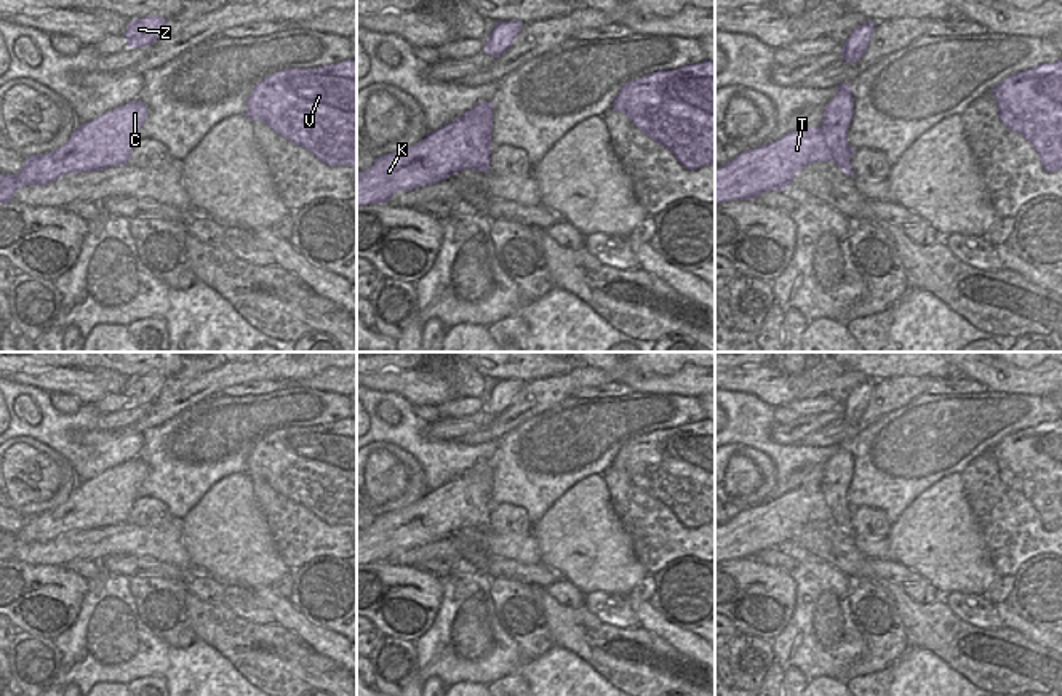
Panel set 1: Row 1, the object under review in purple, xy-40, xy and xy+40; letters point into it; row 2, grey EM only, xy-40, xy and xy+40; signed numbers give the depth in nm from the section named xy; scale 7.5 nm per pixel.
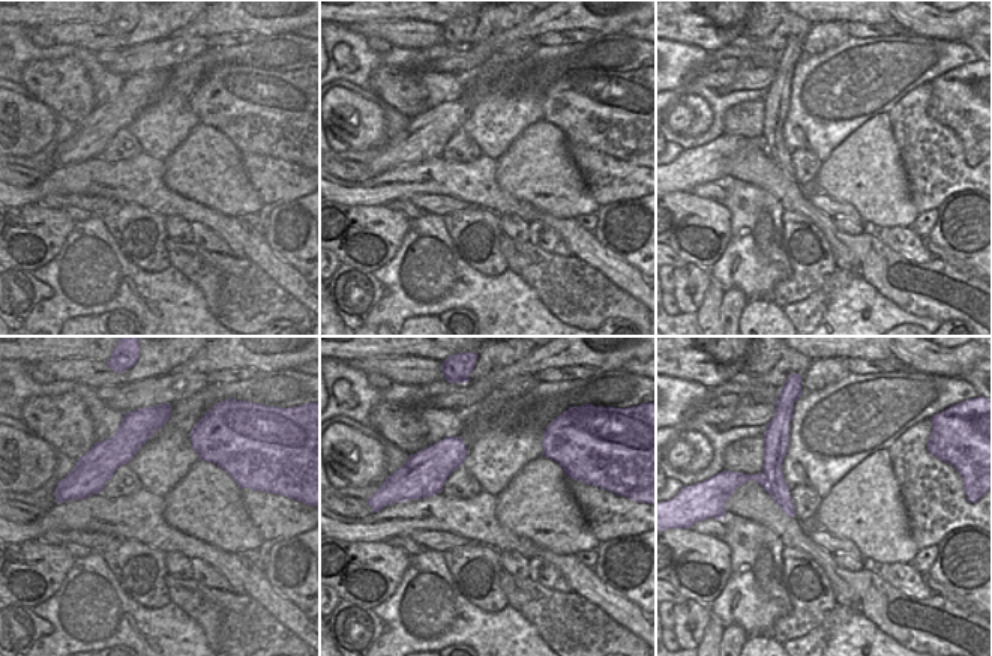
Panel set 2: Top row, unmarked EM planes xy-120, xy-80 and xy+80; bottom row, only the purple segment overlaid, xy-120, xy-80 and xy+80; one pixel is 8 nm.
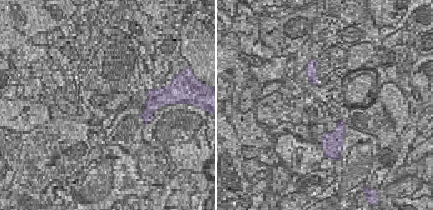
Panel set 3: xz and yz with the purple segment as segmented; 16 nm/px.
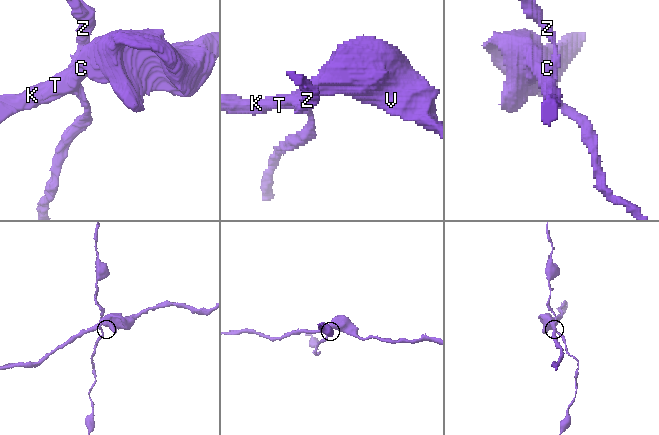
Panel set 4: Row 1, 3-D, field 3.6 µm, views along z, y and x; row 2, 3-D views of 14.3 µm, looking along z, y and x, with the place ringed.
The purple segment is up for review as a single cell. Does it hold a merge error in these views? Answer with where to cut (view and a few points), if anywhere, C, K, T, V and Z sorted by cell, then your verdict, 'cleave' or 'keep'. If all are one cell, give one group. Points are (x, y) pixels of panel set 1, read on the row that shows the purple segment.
cut in xy+40 along (819, 127), (834, 159); C K T V / Z; cleave

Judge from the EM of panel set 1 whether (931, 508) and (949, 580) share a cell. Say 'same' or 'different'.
same

